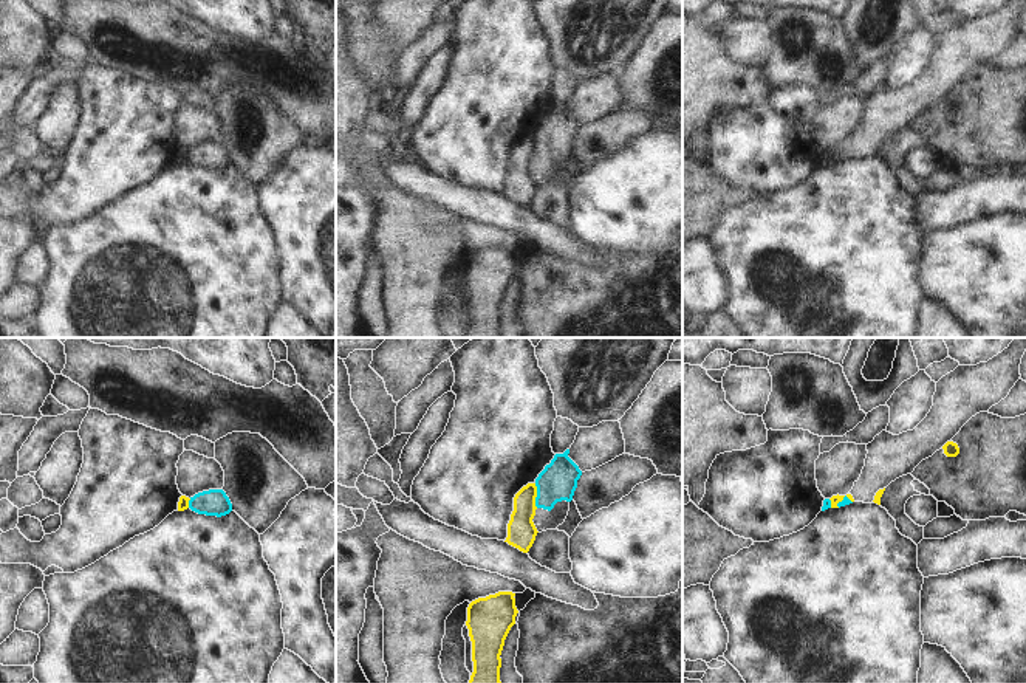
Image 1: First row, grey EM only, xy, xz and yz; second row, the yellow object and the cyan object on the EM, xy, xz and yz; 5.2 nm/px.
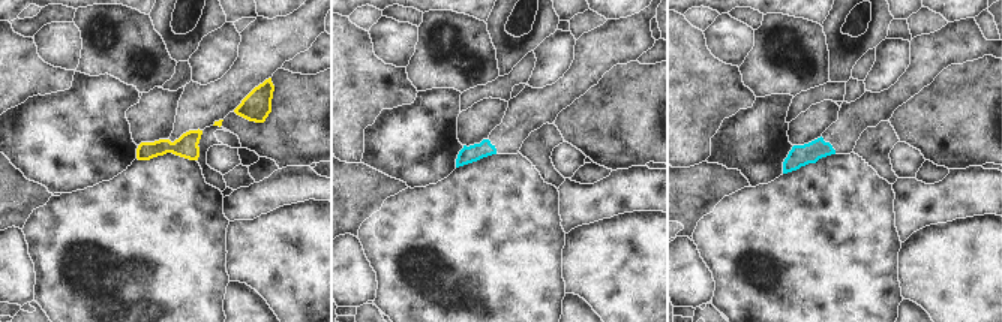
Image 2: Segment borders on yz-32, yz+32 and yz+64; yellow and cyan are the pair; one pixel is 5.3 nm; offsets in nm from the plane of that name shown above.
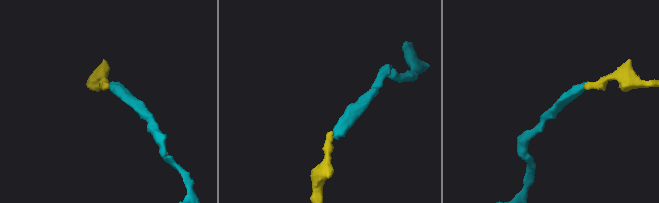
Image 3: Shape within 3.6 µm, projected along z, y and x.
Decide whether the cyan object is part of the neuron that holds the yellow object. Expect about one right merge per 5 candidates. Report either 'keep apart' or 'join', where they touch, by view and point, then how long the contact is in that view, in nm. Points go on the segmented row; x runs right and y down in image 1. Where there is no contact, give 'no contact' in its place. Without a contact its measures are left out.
keep apart | xz (536, 496) | 130 nm

